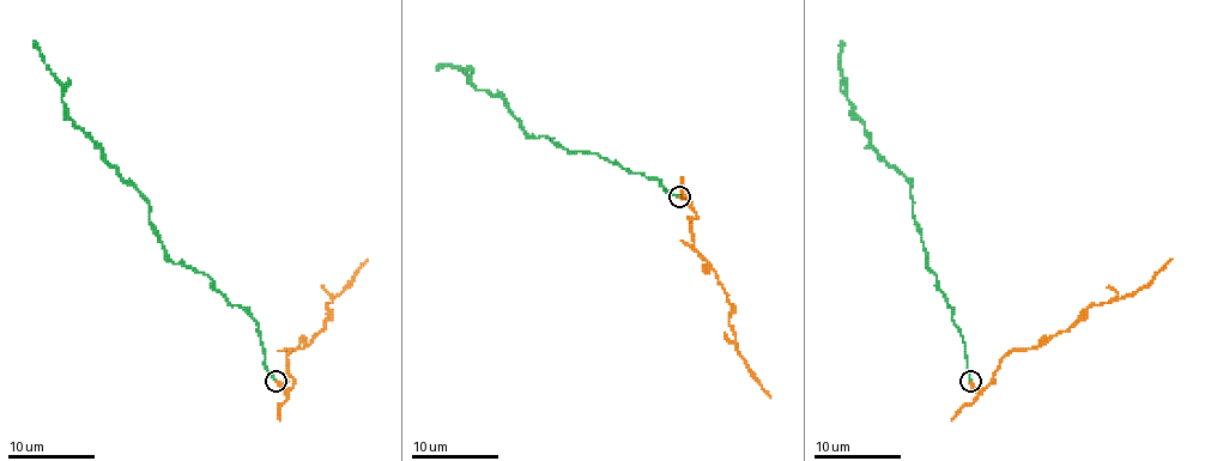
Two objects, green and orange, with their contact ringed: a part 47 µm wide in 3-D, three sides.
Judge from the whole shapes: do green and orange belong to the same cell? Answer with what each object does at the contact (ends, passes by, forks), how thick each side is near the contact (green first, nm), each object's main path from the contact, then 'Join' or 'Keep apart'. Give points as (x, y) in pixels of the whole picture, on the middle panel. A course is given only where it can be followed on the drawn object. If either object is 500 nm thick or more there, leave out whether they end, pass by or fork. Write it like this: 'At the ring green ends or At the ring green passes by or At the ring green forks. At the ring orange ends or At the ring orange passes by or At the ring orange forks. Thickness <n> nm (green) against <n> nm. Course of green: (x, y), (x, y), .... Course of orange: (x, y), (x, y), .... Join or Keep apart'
At the ring green ends. At the ring orange ends. Thickness 130 nm (green) against 320 nm. Course of green: (678, 196), (661, 181), (609, 159), (534, 138), (500, 95), (478, 90), (460, 68), (436, 68). Course of orange: (678, 196), (696, 212), (690, 230), (694, 249), (725, 291), (739, 356), (770, 398). Keep apart

